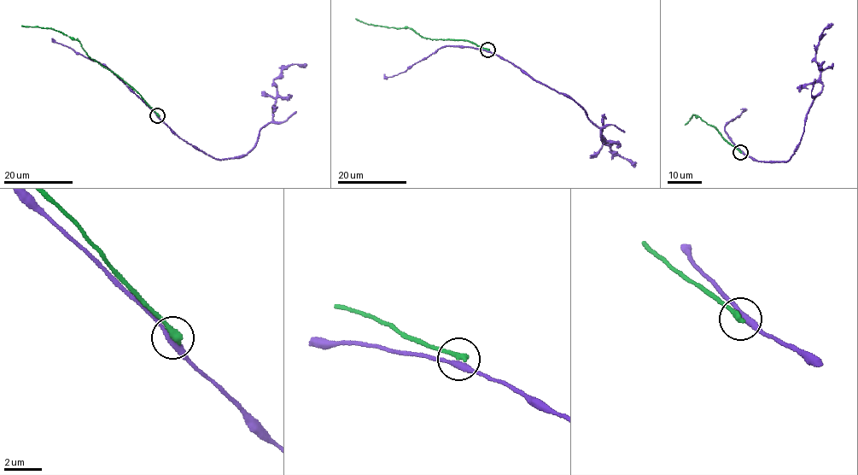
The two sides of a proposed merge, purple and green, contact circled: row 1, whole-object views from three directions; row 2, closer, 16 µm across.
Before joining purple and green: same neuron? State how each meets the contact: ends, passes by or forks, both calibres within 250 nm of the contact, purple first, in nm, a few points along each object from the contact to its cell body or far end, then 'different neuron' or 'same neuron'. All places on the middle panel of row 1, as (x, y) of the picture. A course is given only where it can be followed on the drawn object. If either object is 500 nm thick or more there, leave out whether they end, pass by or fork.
purple passes by; green ends; calibres 320 and 360 nm; course purple (487, 49), (548, 87), (571, 96), (600, 129), (601, 140), (604, 139), (605, 143), (603, 143), (635, 166); course green (487, 49), (466, 40), (432, 39), (411, 29), (367, 24), (355, 19); different neuron

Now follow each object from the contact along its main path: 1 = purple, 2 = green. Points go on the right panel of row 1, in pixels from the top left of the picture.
1: (741, 151), (760, 161), (789, 160), (800, 141), (808, 111), (822, 90), (816, 55), (819, 38), (831, 23)
2: (741, 151), (724, 140), (715, 128), (698, 116), (697, 118), (692, 114), (685, 124)

